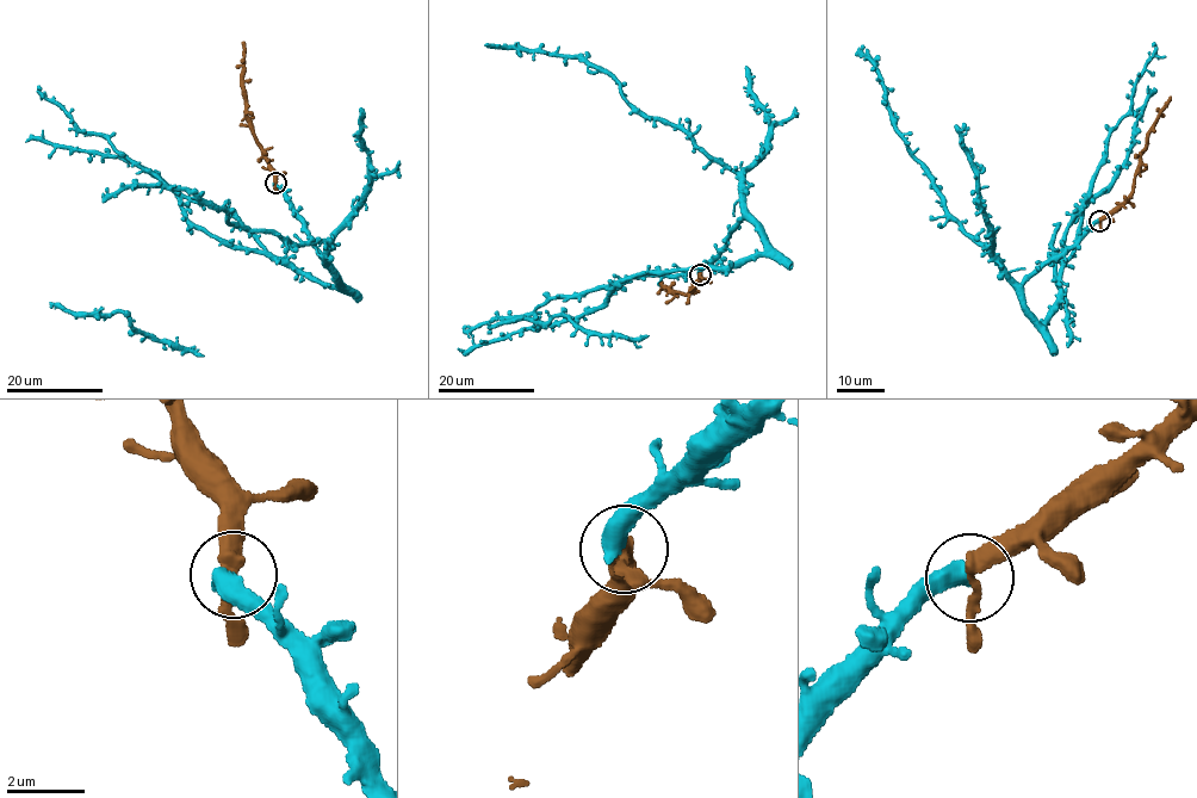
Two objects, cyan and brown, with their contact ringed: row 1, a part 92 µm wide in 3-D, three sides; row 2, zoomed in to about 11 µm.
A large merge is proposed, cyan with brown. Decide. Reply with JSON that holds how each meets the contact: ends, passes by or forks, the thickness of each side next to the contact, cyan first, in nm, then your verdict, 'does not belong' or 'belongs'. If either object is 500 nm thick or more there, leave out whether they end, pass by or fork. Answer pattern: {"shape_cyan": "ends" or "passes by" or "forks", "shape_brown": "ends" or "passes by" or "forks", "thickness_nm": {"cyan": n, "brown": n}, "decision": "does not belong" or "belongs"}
{"thickness_nm": {"cyan": 550, "brown": 340}, "decision": "belongs"}

